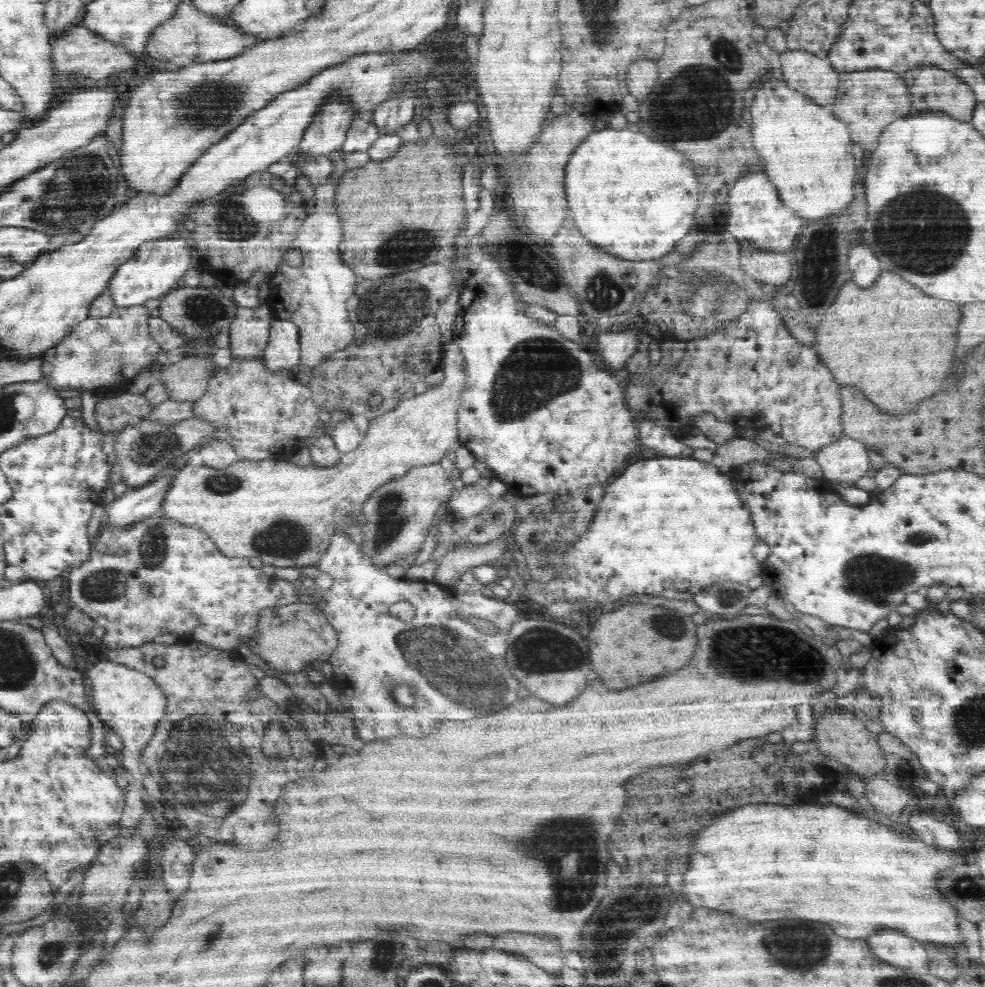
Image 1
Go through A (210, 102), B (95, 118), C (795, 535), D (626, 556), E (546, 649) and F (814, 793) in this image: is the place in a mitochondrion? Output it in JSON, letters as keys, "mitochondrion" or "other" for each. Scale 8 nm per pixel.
{"A":"mitochondrion","B":"other","C":"other","D":"other","E":"mitochondrion","F":"other"}

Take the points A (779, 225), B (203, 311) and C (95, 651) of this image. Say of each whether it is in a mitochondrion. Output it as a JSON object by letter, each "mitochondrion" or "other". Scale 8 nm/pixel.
{"A":"other","B":"mitochondrion","C":"other"}

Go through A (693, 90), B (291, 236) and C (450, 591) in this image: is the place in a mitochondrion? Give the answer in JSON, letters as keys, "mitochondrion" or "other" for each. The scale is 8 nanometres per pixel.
{"A":"mitochondrion","B":"other","C":"other"}

